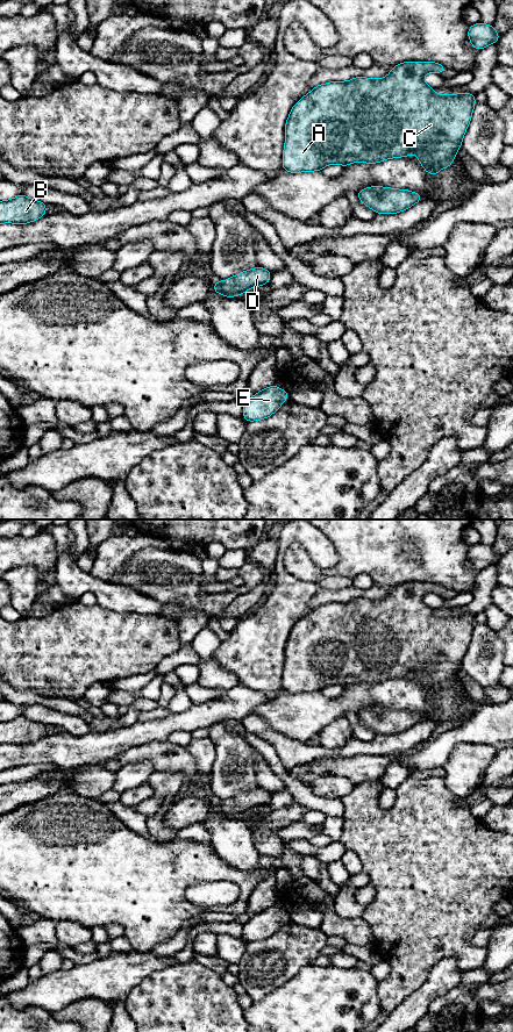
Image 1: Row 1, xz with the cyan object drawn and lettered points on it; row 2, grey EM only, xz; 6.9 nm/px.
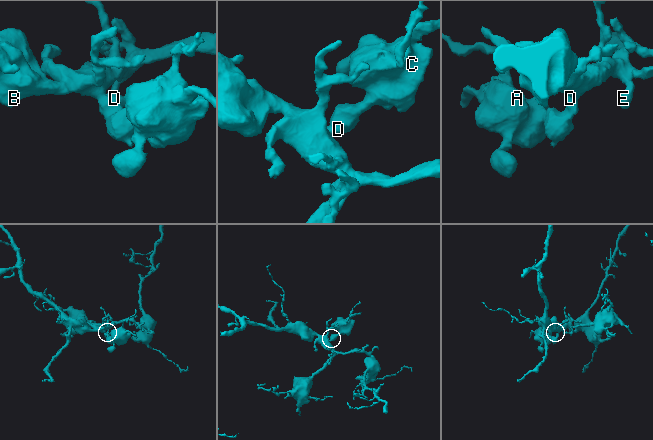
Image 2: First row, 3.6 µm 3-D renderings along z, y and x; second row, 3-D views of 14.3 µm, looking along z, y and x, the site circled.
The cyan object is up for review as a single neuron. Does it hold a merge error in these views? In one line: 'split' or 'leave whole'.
leave whole

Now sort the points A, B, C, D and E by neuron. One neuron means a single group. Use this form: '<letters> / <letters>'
A B C D E

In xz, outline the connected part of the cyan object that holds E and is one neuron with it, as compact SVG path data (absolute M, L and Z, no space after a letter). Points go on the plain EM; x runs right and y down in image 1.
M276 905L258 912L243 925L243 939L251 943L272 937L282 924L290 919L288 915Z

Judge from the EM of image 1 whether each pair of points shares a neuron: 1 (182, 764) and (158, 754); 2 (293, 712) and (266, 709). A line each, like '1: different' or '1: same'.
1: same
2: same

